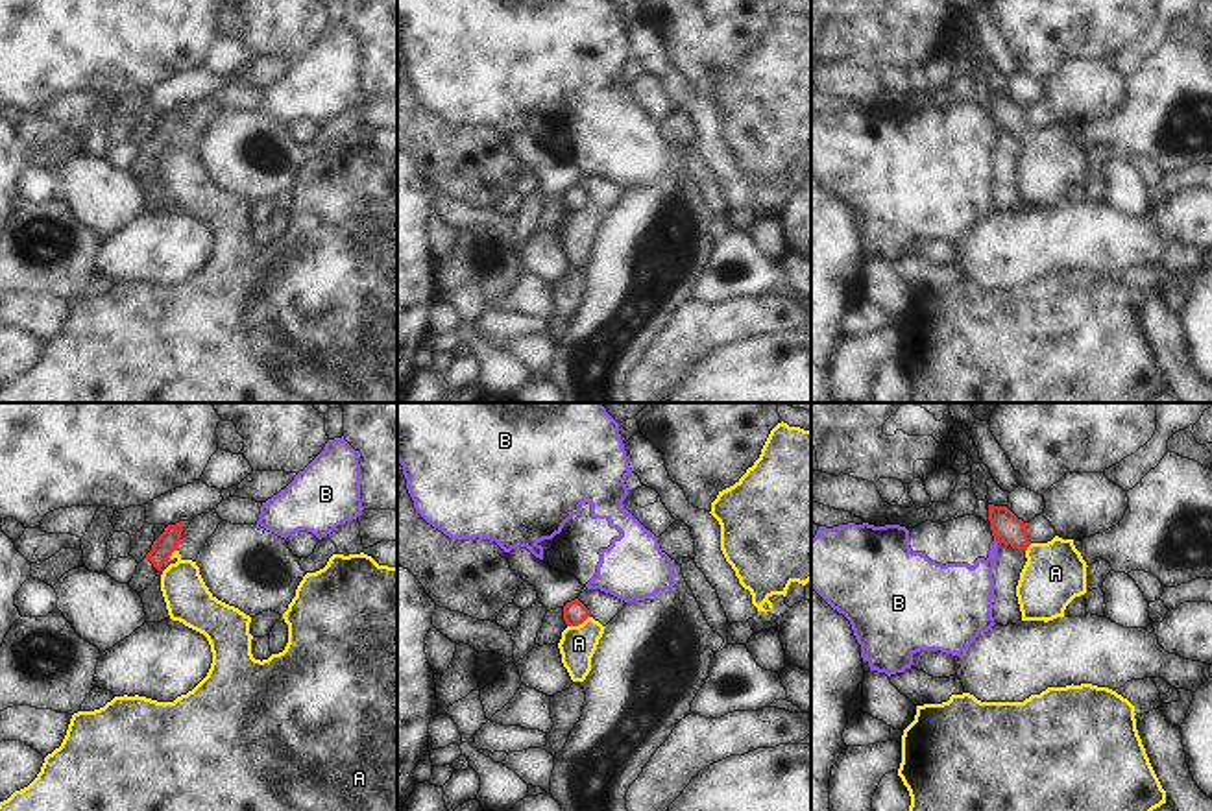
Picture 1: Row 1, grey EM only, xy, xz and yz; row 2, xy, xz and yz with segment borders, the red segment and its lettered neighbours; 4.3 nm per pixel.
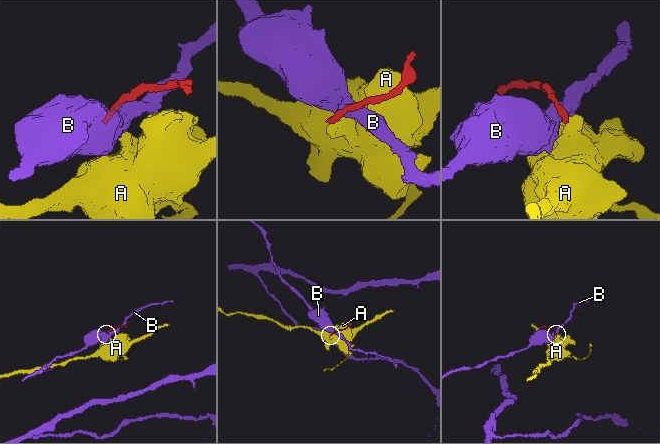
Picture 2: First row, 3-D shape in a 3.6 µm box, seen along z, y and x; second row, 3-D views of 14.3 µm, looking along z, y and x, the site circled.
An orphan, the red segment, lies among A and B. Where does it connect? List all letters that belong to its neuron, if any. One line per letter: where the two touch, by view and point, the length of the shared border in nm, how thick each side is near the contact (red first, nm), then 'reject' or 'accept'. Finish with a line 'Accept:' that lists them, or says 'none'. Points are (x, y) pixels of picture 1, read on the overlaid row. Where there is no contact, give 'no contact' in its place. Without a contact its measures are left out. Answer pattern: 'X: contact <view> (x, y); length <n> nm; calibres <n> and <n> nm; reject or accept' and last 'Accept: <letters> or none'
A: contact xz (577, 625); length 110 nm; calibres 100 and 160 nm; reject
B: contact yz (996, 540); length 30 nm; calibres 140 and 200 nm; reject
Accept: none

